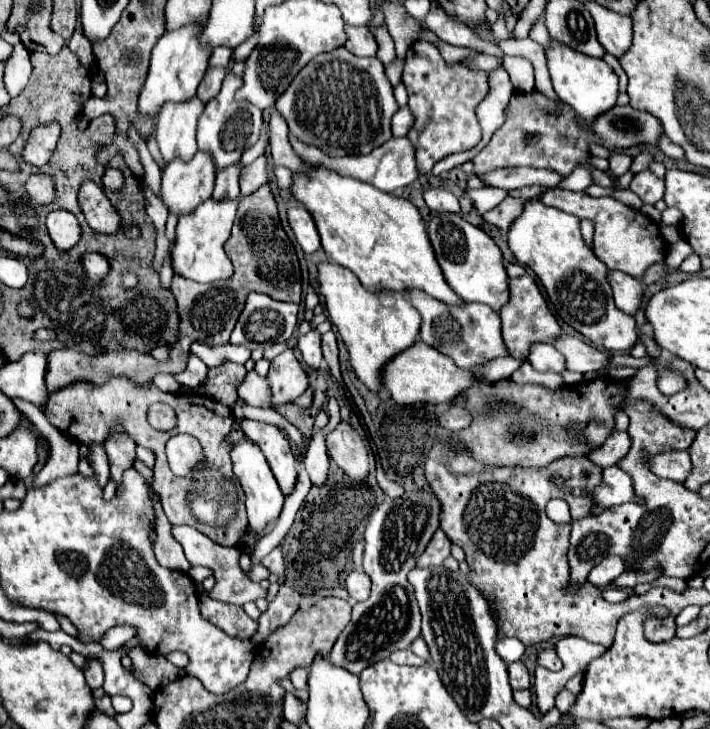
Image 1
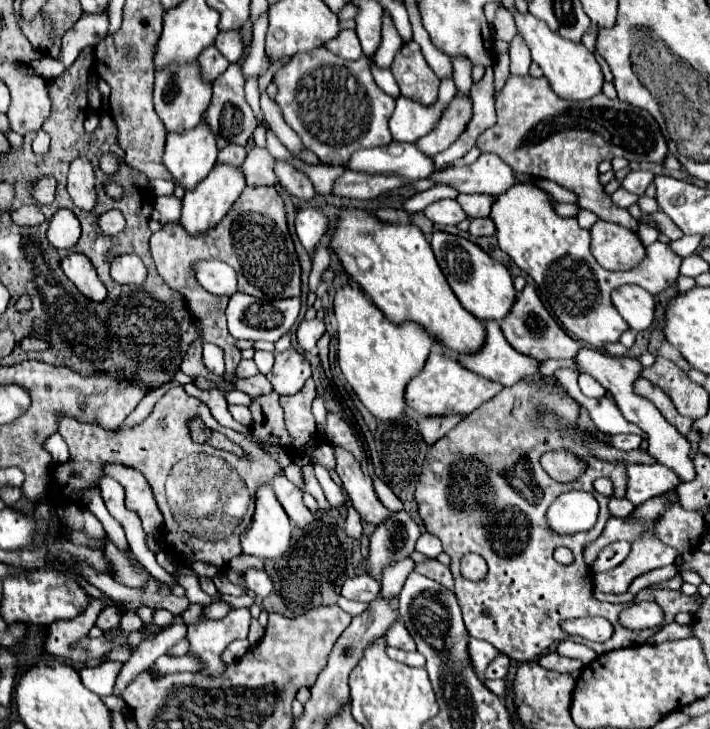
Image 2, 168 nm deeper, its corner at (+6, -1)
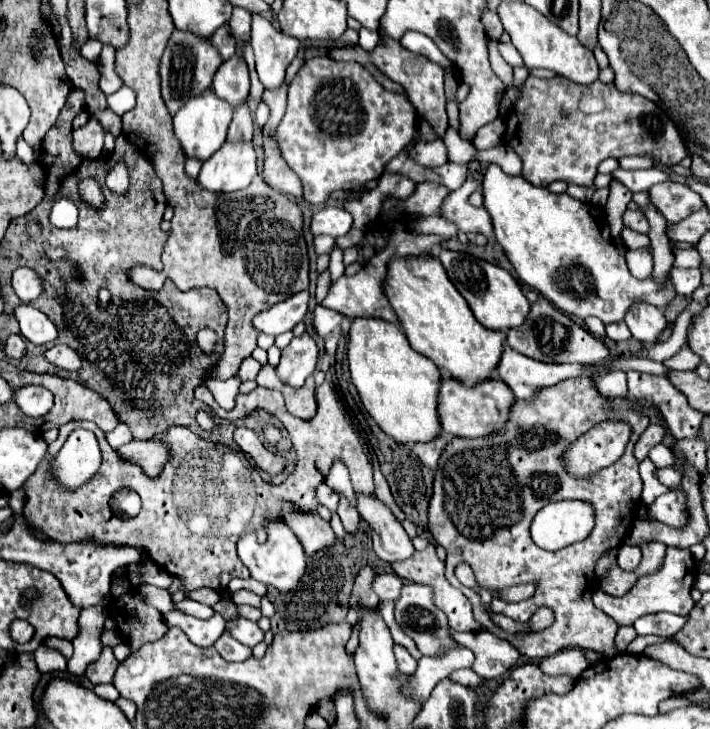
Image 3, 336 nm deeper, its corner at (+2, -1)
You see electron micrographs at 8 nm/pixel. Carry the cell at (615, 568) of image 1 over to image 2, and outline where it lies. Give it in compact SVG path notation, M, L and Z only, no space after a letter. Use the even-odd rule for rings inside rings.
M614 542L608 544L596 558L596 562L592 564L592 572L606 572L616 568L630 552L630 544L628 542Z

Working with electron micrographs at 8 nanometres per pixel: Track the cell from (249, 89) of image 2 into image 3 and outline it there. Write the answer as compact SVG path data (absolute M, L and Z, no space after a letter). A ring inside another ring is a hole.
M234 8L230 18L230 26L232 26L232 32L234 32L234 38L240 42L248 40L250 38L250 12L244 10L244 8Z

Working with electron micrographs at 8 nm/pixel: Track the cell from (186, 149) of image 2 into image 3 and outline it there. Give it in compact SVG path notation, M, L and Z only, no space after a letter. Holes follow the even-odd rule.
M212 88L190 98L176 114L174 114L174 132L180 140L186 156L196 156L200 160L208 160L226 140L226 132L232 120L232 108L226 100L218 98Z

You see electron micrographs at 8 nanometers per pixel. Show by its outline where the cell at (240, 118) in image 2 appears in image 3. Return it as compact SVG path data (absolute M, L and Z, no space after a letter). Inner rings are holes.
M234 54L232 58L224 60L214 76L212 88L230 106L242 104L250 92L250 74L244 58Z

